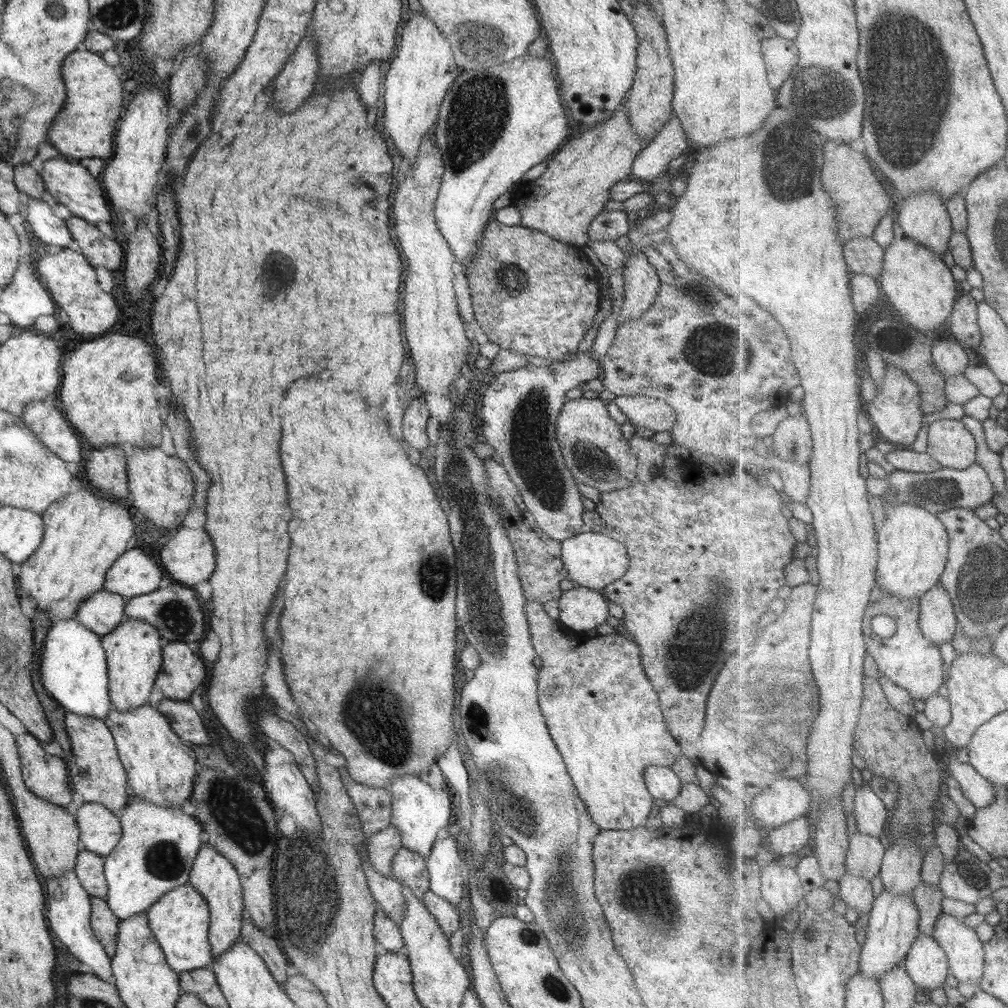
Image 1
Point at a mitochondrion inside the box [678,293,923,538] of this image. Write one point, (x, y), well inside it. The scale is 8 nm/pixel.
(711, 350)

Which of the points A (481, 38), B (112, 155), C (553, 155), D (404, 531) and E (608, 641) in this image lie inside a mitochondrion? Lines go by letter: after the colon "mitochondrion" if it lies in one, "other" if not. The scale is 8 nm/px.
A: mitochondrion
B: other
C: other
D: other
E: other

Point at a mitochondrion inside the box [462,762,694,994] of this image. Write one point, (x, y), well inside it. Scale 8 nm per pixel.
(645, 890)

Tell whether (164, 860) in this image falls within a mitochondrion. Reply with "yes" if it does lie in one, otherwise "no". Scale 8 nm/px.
yes

